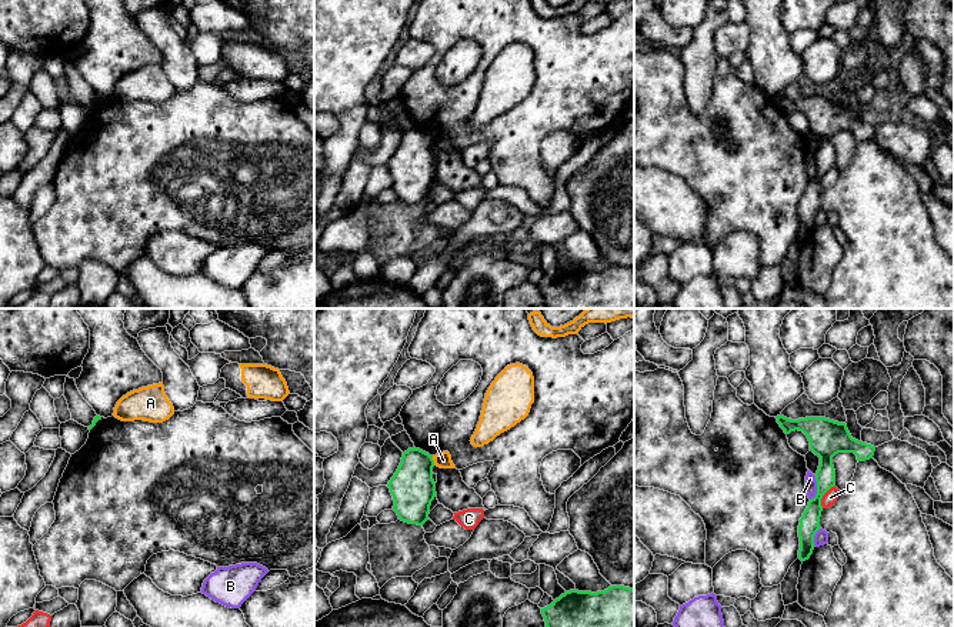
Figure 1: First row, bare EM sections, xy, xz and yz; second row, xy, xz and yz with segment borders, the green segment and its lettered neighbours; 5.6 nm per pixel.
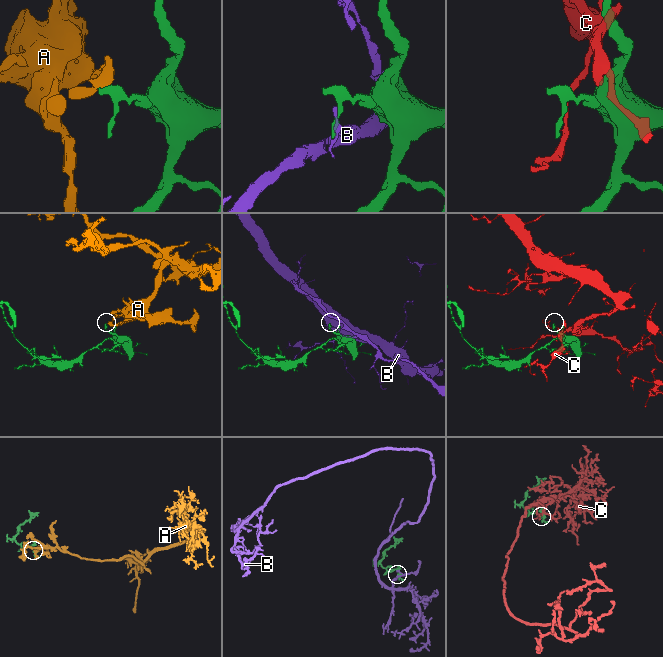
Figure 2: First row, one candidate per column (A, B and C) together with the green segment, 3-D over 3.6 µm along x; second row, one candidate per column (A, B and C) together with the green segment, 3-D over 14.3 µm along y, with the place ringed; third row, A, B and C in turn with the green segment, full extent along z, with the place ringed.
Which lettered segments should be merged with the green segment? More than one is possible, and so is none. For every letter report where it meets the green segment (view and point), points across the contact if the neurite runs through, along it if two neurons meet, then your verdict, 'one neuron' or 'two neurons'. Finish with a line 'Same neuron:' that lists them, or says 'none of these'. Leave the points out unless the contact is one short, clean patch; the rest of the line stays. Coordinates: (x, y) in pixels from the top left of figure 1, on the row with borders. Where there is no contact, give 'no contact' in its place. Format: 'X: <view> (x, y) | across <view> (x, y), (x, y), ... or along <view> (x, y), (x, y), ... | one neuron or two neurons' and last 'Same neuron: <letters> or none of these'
A: xz (433, 460) | along xz (432, 456), (434, 464) | two neurons
B: yz (817, 489) | two neurons
C: yz (823, 494) | two neurons
Same neuron: none of these

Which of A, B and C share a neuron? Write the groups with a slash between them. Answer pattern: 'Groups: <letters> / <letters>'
Groups: A / B / C

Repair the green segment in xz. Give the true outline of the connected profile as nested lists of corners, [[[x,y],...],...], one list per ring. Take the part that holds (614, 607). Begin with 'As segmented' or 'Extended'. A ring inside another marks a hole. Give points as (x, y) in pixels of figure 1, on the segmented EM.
As segmented. [[[611,586],[604,591],[570,590],[541,608],[546,627],[634,627],[634,590]]]

